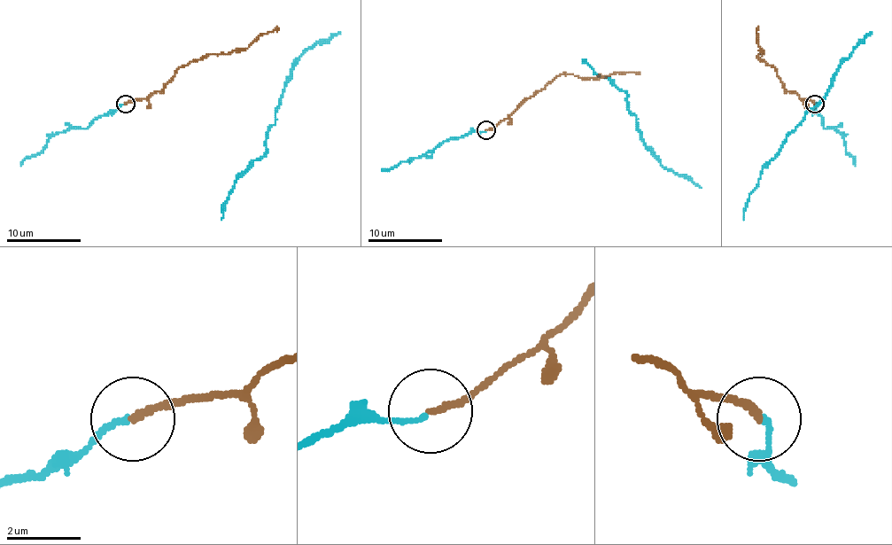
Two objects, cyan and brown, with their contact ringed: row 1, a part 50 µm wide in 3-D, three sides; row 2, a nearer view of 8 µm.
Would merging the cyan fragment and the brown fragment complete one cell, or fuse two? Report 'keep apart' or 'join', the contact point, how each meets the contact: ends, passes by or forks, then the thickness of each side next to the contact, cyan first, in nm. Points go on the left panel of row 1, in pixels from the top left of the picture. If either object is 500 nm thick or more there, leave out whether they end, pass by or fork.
join; at (125, 104); cyan ends there; brown ends there; 150 nm thick on the cyan side, 160 nm on the other

